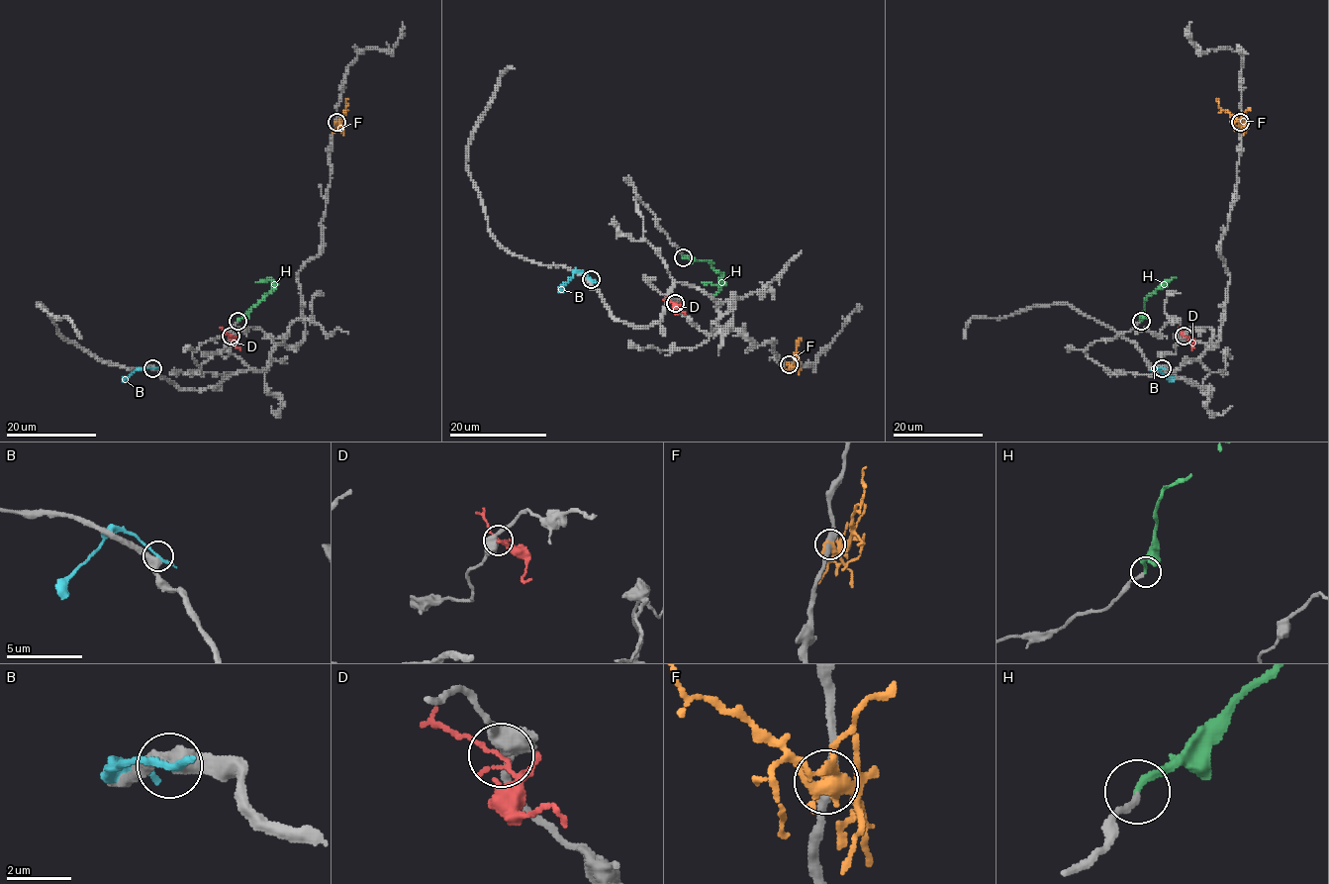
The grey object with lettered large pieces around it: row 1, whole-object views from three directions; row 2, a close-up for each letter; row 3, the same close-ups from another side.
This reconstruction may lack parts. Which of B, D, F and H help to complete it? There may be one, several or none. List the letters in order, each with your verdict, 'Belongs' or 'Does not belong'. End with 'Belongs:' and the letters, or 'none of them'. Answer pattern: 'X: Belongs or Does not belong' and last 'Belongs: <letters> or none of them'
B: Does not belong
D: Does not belong
F: Does not belong
H: Belongs
Belongs: H

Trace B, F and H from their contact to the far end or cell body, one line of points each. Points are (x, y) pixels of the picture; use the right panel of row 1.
B: (1162, 368), (1154, 368), (1174, 381)
F: (1241, 122), (1220, 109), (1216, 98)
H: (1141, 321), (1145, 298), (1164, 281)

